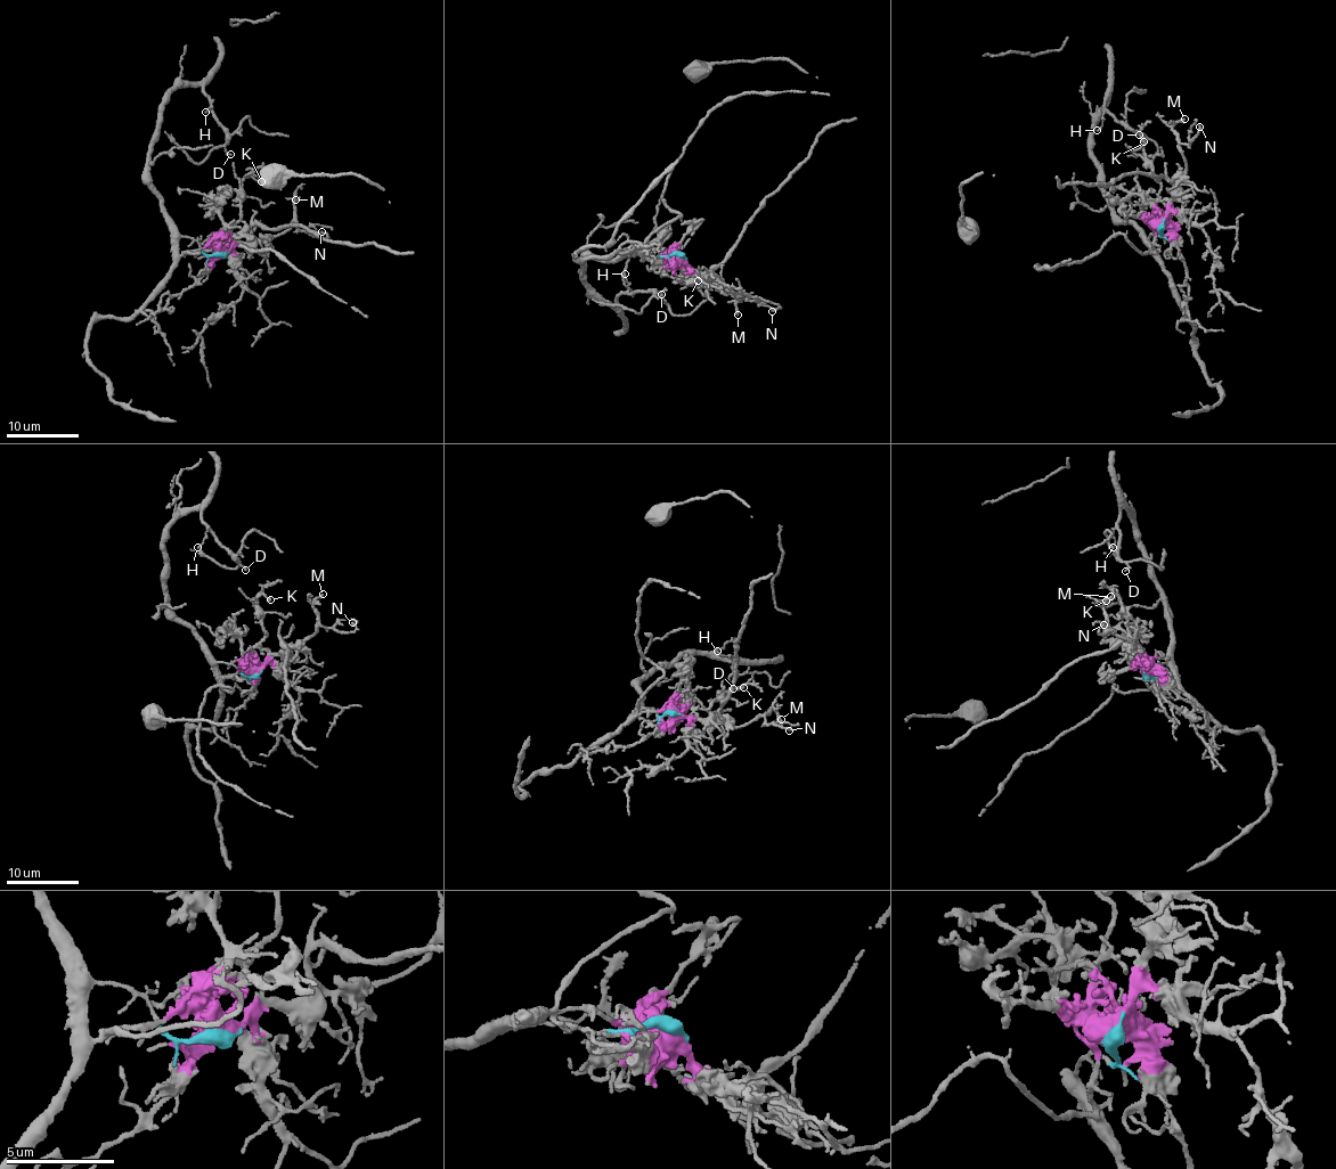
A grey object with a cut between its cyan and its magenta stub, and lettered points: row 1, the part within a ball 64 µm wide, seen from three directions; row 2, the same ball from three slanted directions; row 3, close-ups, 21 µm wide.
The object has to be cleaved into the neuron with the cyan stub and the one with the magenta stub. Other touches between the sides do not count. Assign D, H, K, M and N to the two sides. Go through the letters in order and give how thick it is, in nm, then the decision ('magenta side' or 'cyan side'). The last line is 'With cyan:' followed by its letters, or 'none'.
D: calibre 120 nm; cyan side
H: calibre 90 nm; cyan side
K: calibre 170 nm; magenta side
M: calibre 180 nm; magenta side
N: calibre 130 nm; magenta side
With cyan: D, H

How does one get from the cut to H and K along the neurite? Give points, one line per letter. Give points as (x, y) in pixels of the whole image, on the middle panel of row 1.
H: (679, 255), (634, 254), (614, 262), (591, 254), (586, 256), (580, 278), (612, 303), (629, 288), (624, 272)
K: (679, 255), (673, 263), (687, 275), (681, 281), (698, 279)

